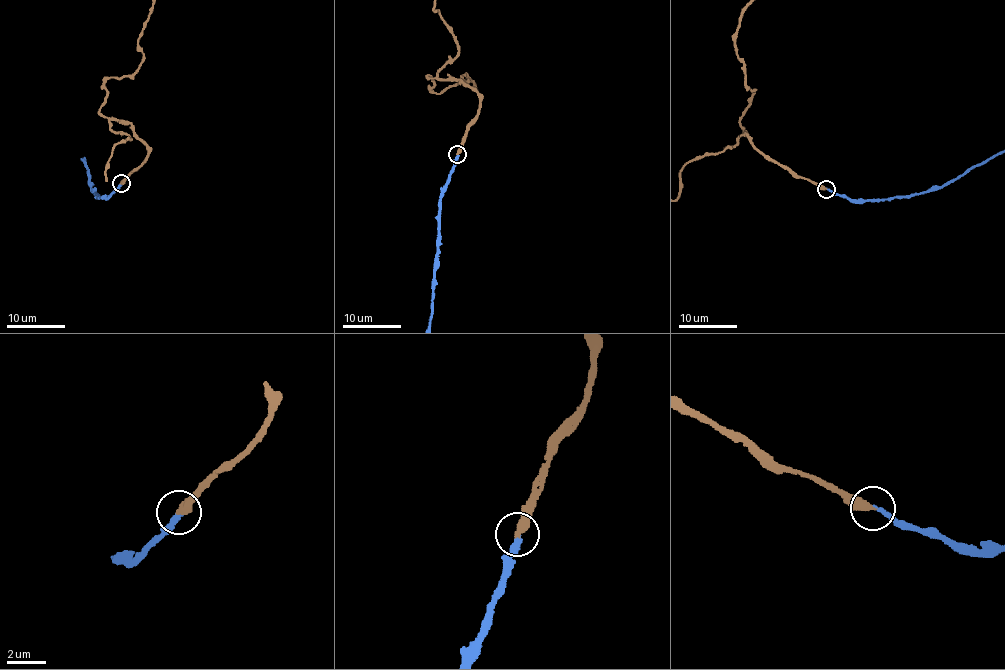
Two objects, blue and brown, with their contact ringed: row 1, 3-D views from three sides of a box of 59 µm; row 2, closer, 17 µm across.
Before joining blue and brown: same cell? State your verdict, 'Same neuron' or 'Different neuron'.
Same neuron

